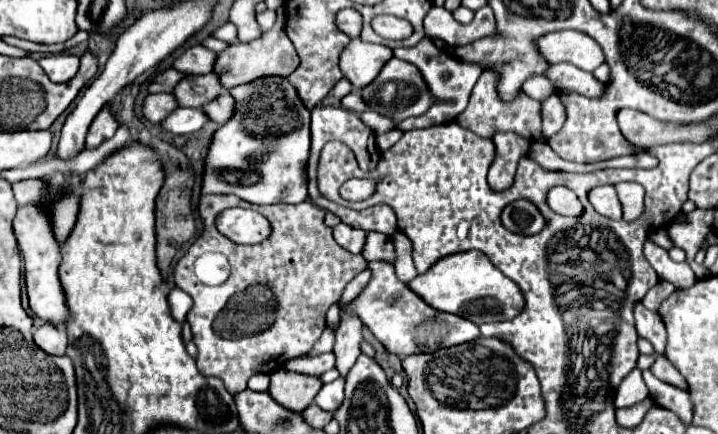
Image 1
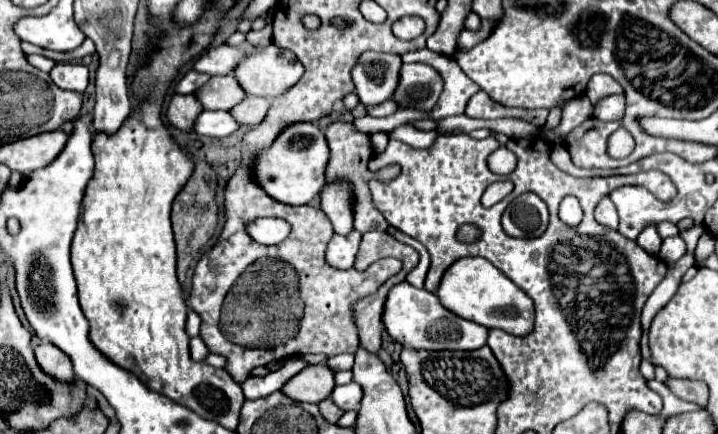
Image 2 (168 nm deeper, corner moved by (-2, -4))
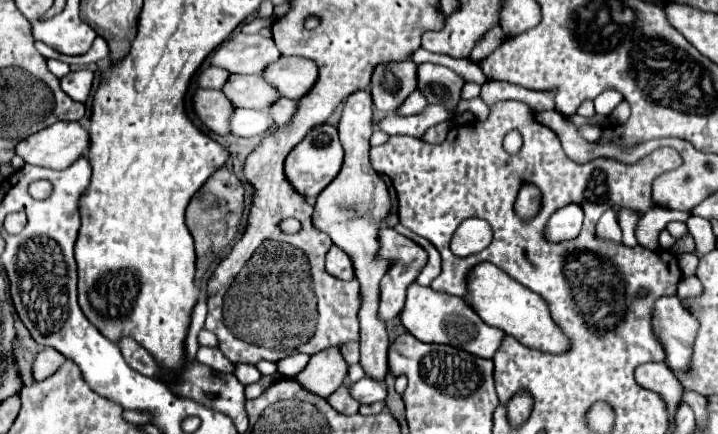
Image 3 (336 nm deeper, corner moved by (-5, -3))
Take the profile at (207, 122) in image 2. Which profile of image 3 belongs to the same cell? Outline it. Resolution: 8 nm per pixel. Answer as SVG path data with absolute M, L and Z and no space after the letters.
M234 109L230 115L230 133L238 137L264 135L272 129L272 121L266 111L252 109Z

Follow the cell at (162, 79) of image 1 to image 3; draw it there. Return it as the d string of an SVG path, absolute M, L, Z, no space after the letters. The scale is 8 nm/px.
M208 67L198 75L198 87L204 89L222 89L224 79L228 79L228 71L220 69L220 67Z

